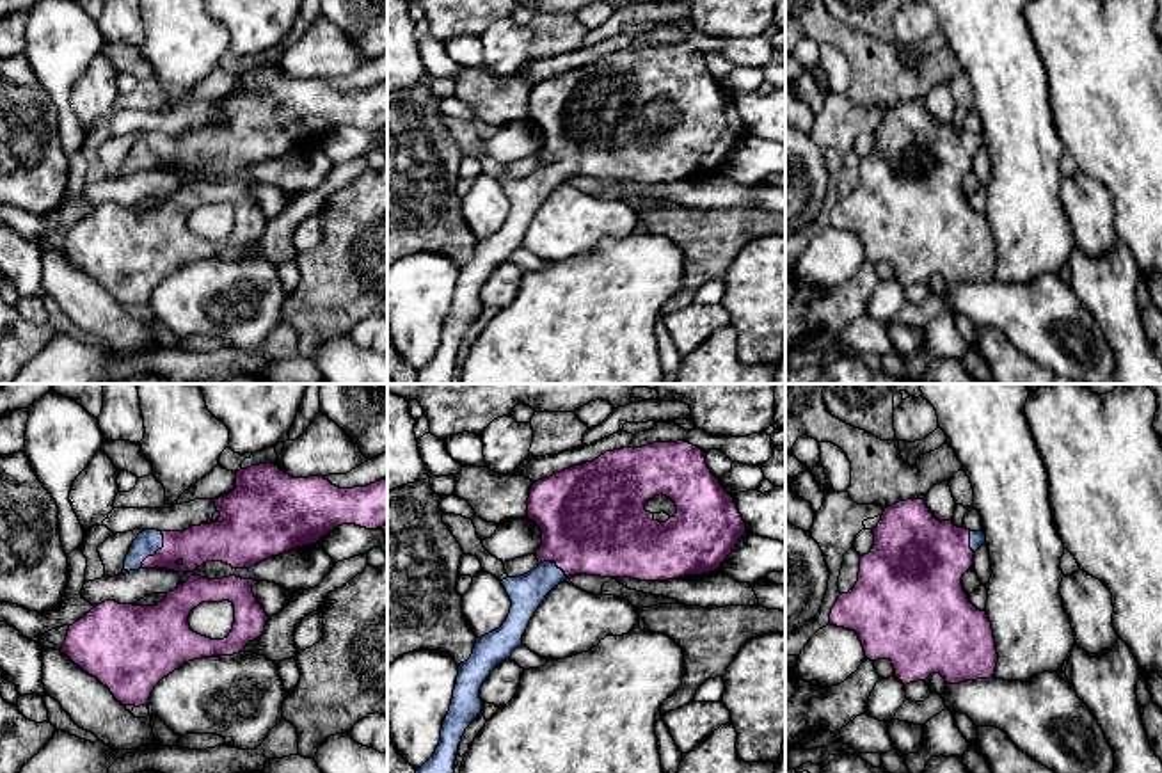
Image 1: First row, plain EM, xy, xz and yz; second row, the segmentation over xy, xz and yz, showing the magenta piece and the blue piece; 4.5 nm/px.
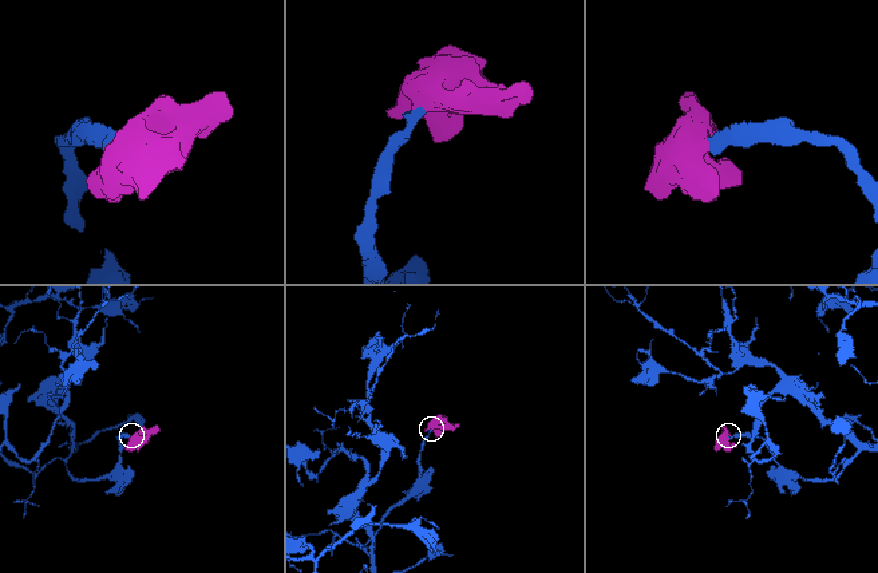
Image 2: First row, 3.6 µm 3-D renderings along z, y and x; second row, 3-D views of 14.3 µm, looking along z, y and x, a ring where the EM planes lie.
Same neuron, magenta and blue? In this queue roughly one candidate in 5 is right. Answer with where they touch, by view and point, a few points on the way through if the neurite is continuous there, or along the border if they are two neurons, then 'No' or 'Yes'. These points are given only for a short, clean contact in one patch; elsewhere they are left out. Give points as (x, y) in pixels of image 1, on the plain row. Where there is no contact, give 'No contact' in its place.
Touches magenta at xy (157, 153). Path across: xy (208, 144), (167, 148), (157, 153), (148, 144). Yes

